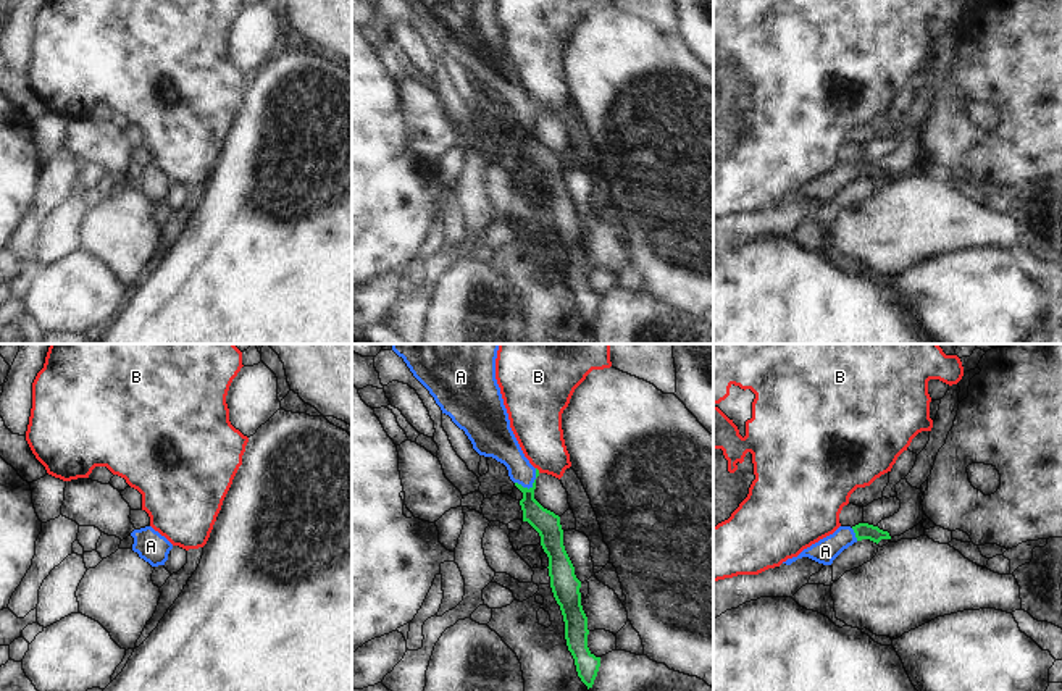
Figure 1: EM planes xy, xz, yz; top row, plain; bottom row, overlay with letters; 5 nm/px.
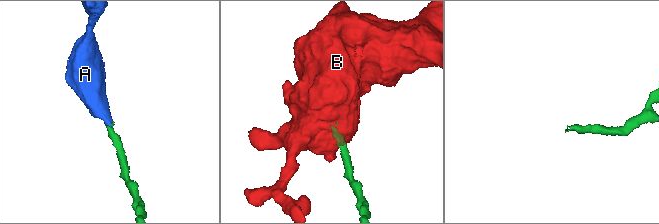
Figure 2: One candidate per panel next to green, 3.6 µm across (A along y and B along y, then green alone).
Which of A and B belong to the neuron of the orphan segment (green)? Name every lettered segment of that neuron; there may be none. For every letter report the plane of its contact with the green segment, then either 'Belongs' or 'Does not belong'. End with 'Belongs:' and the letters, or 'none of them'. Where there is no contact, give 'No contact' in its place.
A: Touches green in xz. Belongs
B: Touches green in xz. Does not belong
Belongs: A

